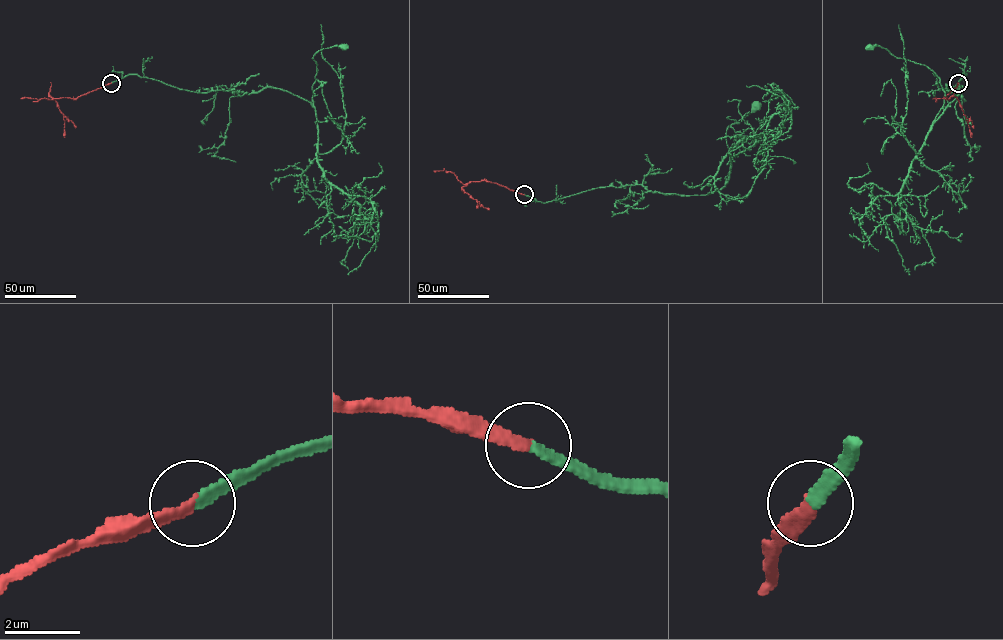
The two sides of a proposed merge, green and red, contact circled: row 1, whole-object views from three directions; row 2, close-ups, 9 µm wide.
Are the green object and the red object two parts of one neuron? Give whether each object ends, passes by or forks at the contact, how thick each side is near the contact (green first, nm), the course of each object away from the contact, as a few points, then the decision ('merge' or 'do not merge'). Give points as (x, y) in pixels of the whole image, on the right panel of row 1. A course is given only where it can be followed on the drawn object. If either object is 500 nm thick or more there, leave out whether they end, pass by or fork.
green ends; red ends; calibres 240 and 240 nm; course green (958, 83), (967, 74), (943, 106), (940, 79), (926, 66), (868, 47); course red (958, 83), (944, 97), (952, 95), (958, 100), (971, 137); merge

